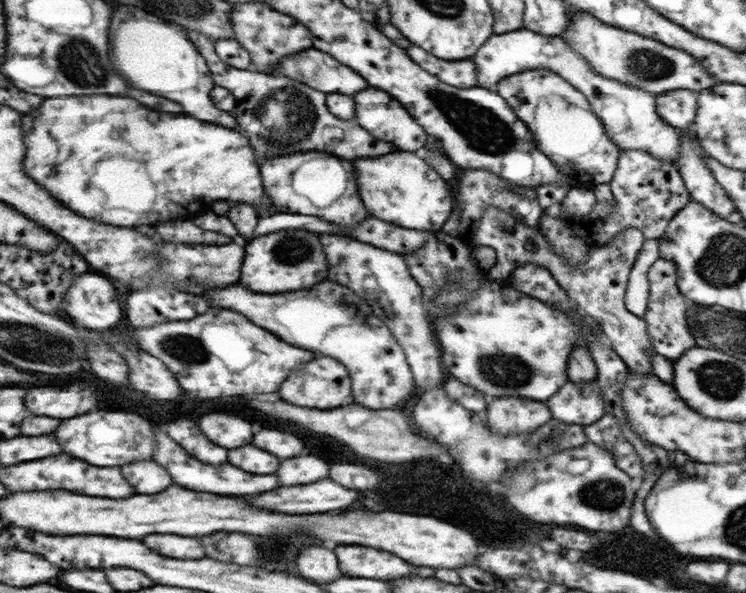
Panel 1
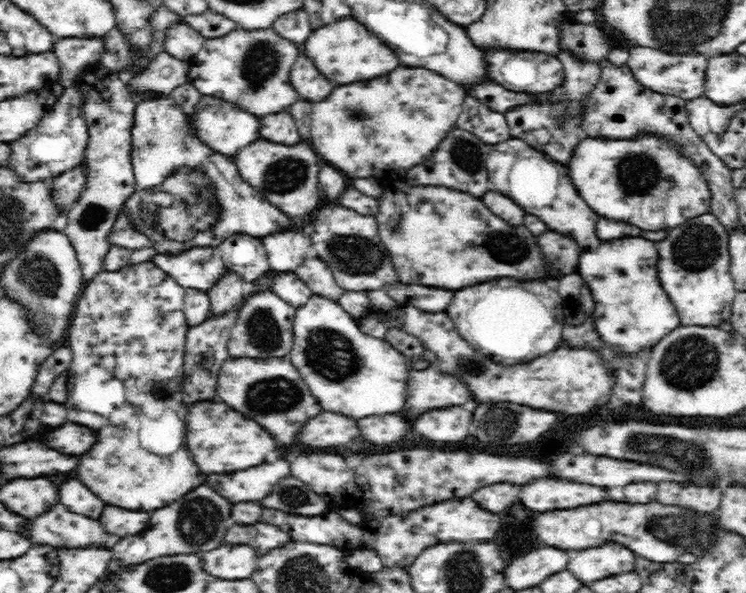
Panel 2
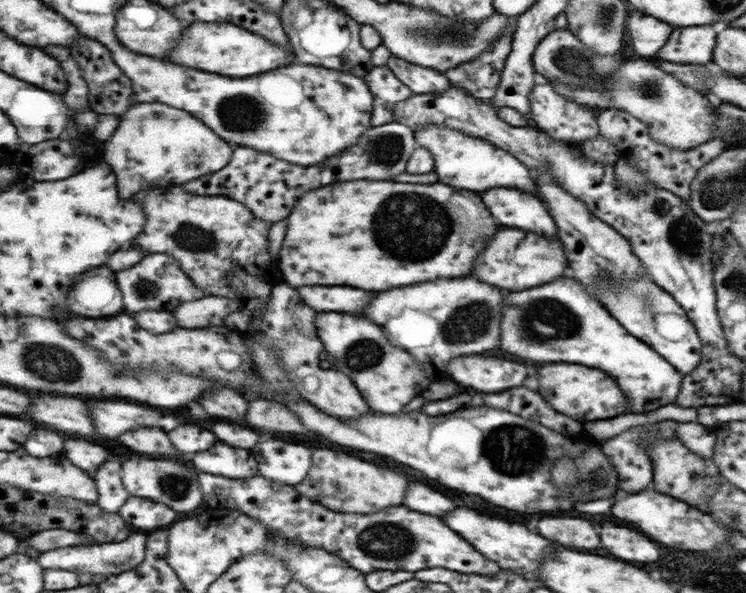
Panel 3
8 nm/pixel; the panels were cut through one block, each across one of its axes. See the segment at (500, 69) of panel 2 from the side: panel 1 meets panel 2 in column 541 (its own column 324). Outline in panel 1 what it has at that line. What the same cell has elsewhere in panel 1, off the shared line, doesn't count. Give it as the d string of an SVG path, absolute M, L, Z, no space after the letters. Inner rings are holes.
M312 46L297 53L283 55L283 59L275 65L275 75L277 77L285 76L285 78L291 78L291 80L301 82L305 86L325 94L354 95L369 86L357 72L353 72L347 66L343 66L343 64L331 57L330 54L314 49Z

